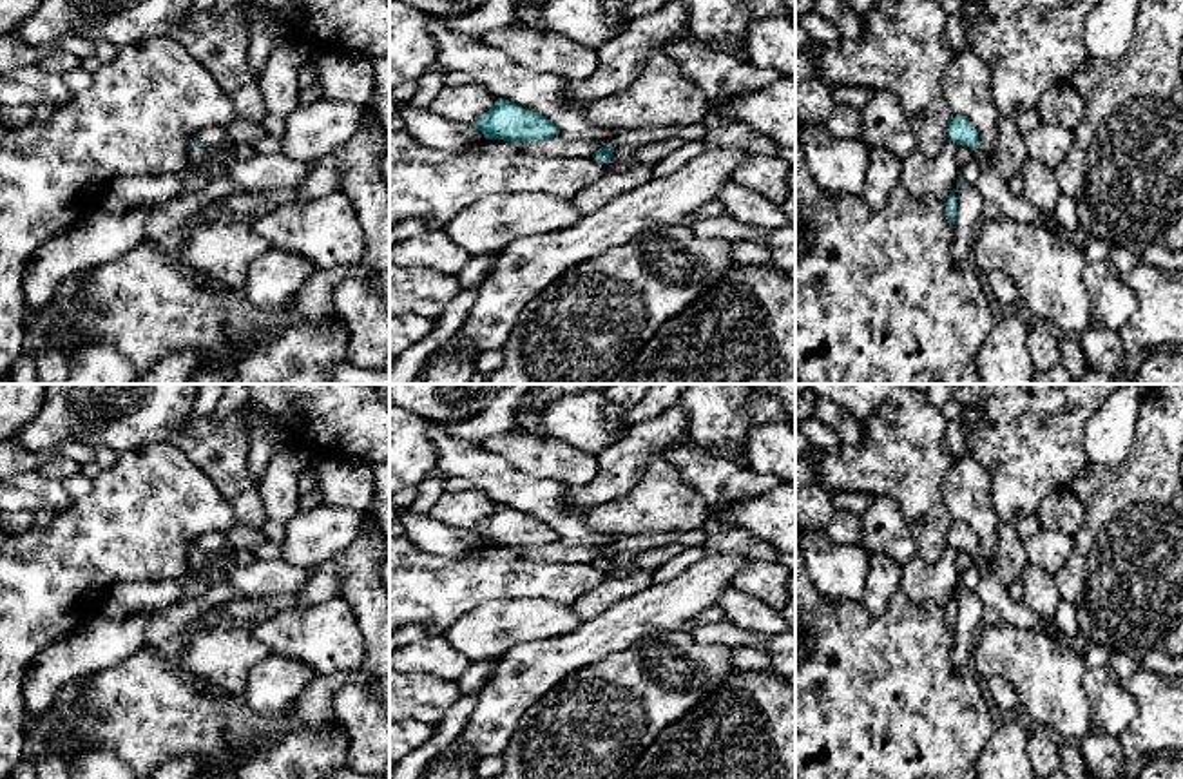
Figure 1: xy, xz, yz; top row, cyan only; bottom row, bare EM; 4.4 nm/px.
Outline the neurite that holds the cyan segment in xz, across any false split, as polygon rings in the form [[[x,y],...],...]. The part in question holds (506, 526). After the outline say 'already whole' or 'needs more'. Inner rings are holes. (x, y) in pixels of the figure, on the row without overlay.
[[[498,504],[473,531],[486,545],[504,545],[511,549],[543,547],[560,540],[558,533],[545,522],[504,504]]]; already whole

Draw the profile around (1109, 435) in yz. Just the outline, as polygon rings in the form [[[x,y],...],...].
[[[1125,384],[1114,391],[1085,428],[1085,453],[1092,464],[1118,466],[1134,444],[1134,429],[1145,390]]]

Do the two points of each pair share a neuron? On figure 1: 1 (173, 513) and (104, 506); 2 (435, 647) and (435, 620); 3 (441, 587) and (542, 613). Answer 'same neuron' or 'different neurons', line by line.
1: same neuron
2: different neurons
3: different neurons

